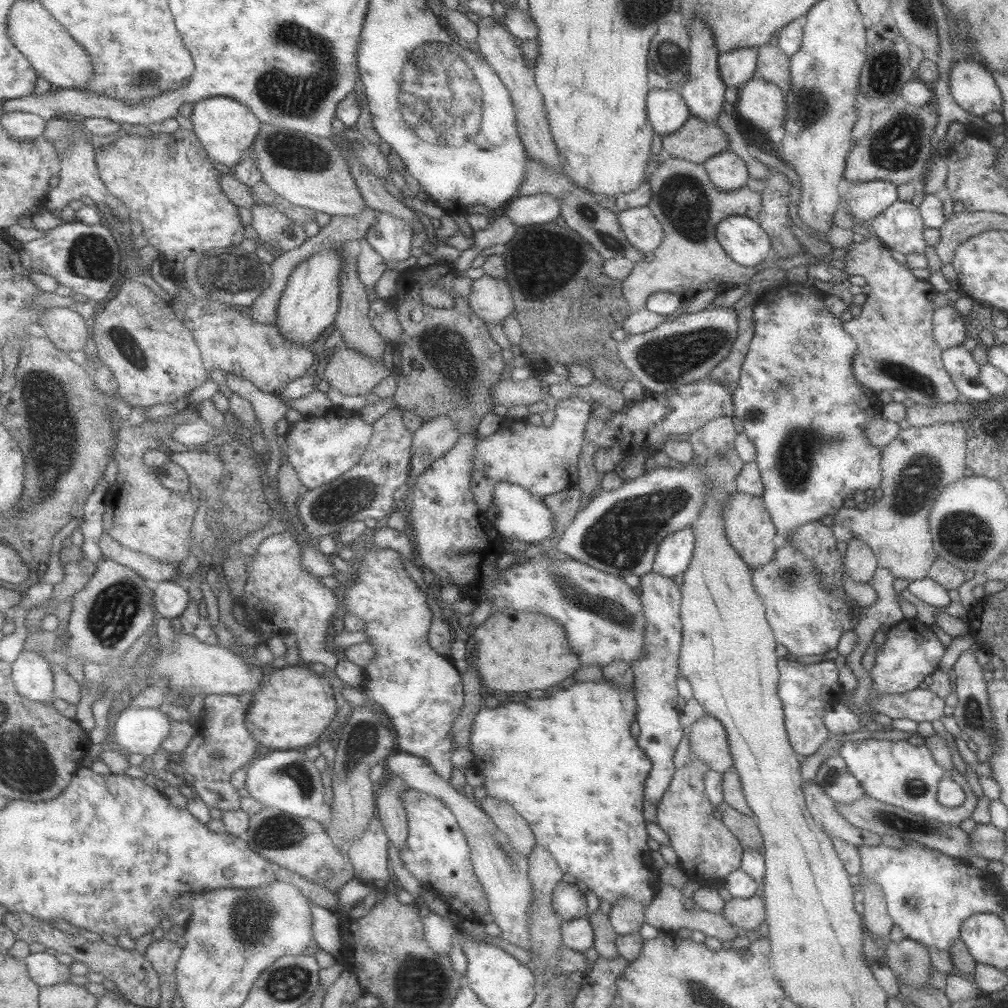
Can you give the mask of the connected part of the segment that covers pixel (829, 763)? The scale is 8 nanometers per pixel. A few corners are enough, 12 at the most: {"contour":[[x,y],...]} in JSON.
{"contour":[[840,755],[830,756],[814,779],[834,802],[866,795]]}

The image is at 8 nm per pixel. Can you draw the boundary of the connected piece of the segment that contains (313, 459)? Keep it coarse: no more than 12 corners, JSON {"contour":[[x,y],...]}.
{"contour":[[334,405],[291,425],[290,460],[308,490],[364,460],[374,424]]}

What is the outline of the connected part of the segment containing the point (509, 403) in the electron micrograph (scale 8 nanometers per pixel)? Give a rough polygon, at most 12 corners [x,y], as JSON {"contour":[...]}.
{"contour":[[540,378],[507,379],[495,388],[495,402],[505,407],[546,401]]}

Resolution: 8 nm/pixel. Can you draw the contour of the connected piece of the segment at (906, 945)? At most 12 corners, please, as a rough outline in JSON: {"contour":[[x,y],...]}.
{"contour":[[905,937],[883,942],[898,982],[930,985],[928,947]]}

